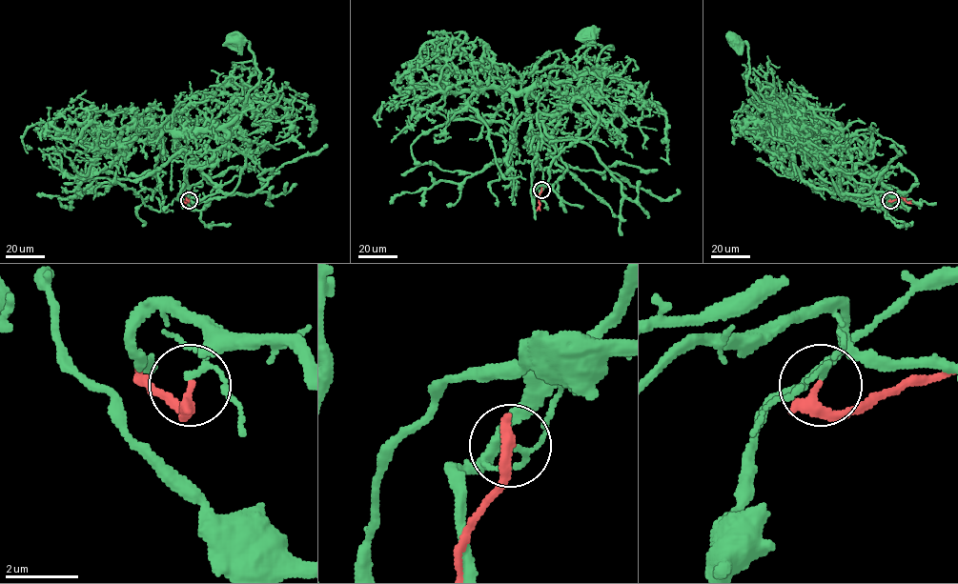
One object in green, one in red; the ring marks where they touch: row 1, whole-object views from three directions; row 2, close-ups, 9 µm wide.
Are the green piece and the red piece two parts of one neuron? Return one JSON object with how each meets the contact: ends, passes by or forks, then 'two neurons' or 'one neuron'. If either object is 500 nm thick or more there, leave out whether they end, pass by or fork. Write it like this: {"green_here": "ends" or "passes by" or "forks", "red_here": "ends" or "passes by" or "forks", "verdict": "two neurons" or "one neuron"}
{"green_here": "passes by", "red_here": "ends", "verdict": "two neurons"}

